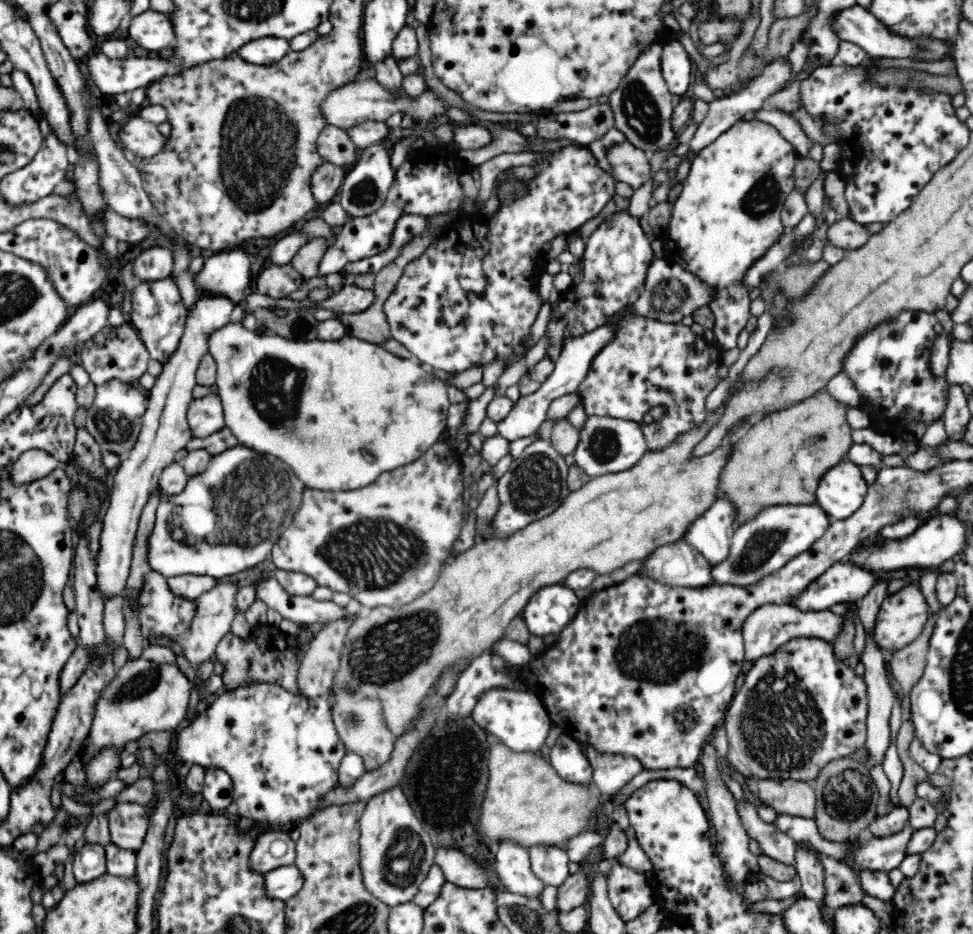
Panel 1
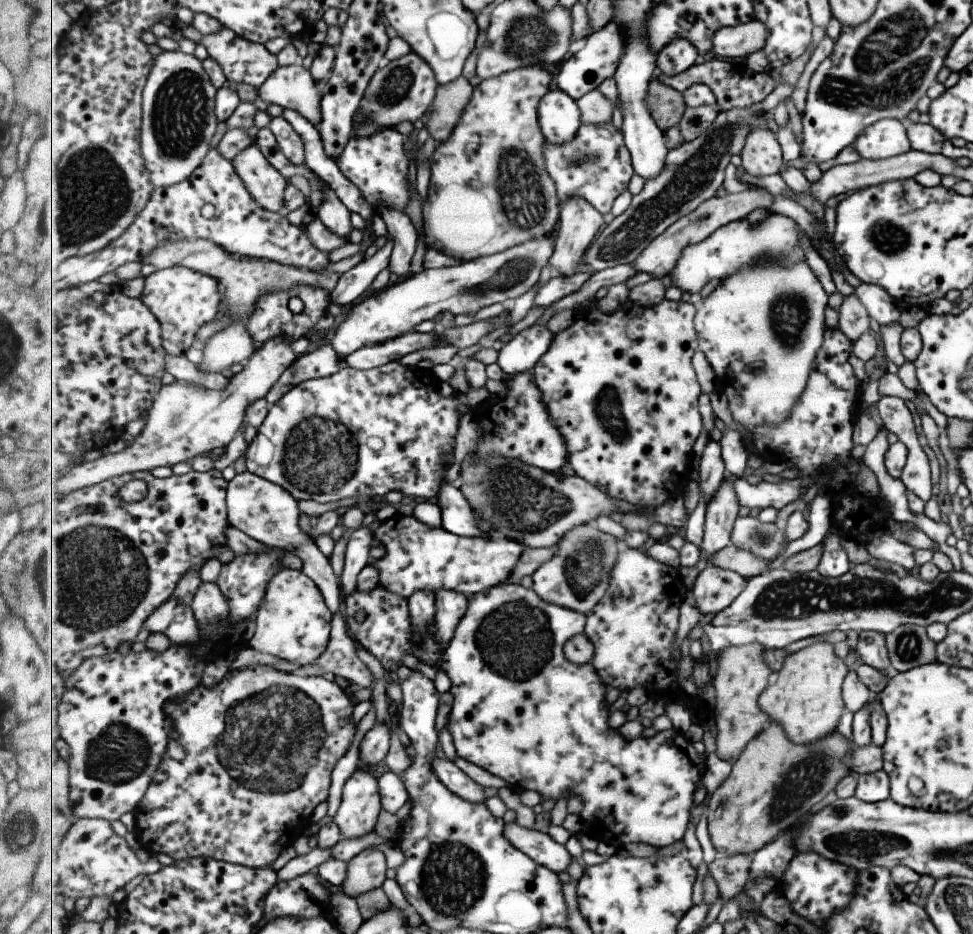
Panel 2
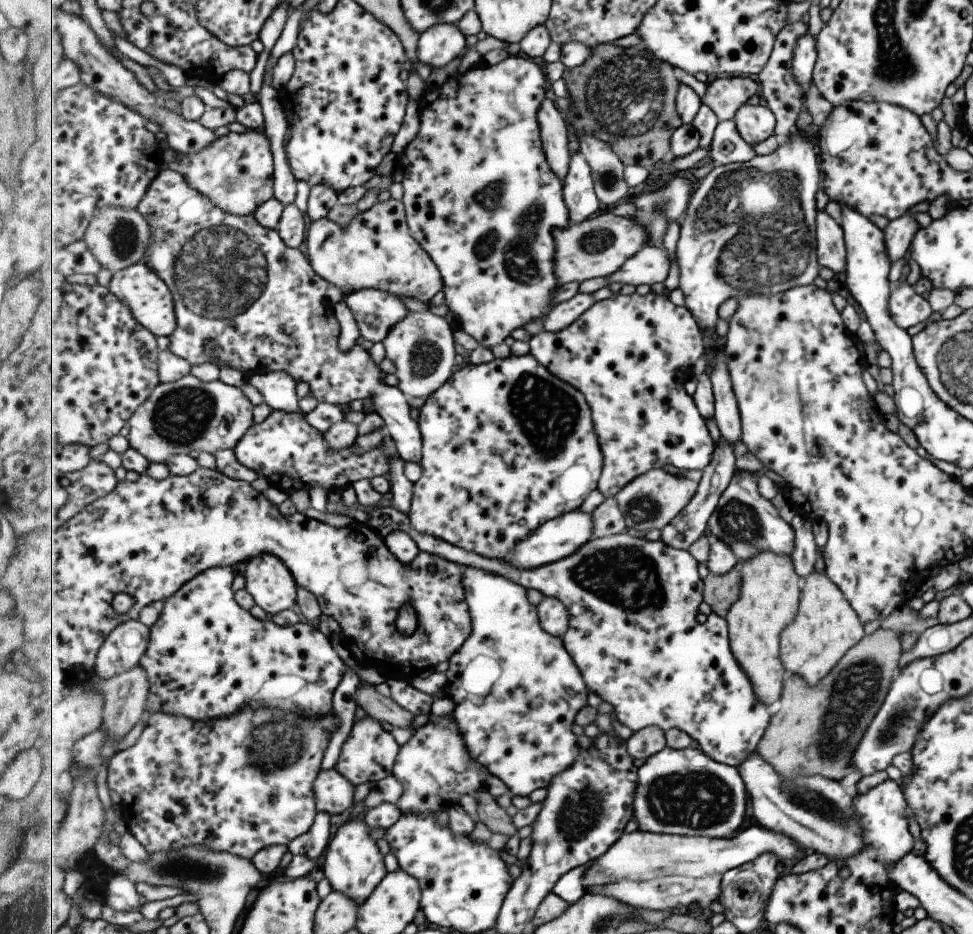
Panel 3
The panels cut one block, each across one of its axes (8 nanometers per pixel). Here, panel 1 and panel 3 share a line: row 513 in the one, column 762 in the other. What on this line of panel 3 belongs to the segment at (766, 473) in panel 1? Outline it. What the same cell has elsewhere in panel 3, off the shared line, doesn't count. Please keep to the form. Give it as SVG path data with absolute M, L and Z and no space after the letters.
M881 627L864 636L853 646L853 652L825 676L825 684L809 686L803 676L789 674L784 683L784 691L780 698L780 709L772 716L772 722L764 738L761 739L758 752L784 778L797 776L819 775L829 780L838 781L851 772L849 760L853 750L860 744L865 728L871 723L873 716L889 690L892 678L897 672L897 661L901 656L898 634Z

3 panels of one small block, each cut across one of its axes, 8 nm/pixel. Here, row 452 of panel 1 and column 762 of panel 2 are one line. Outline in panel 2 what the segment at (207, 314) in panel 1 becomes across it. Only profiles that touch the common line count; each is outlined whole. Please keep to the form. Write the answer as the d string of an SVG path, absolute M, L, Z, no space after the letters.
M767 127L749 134L740 157L744 170L758 179L780 174L787 164L779 137Z

